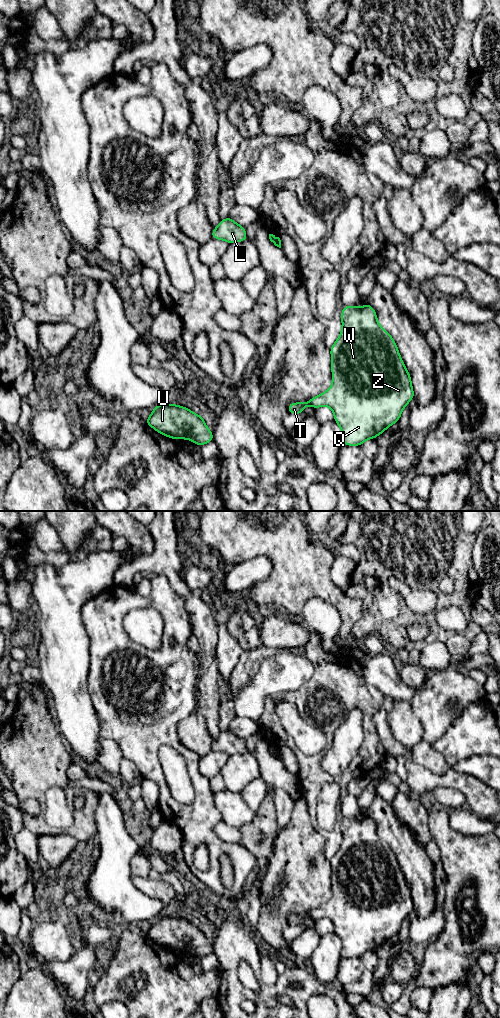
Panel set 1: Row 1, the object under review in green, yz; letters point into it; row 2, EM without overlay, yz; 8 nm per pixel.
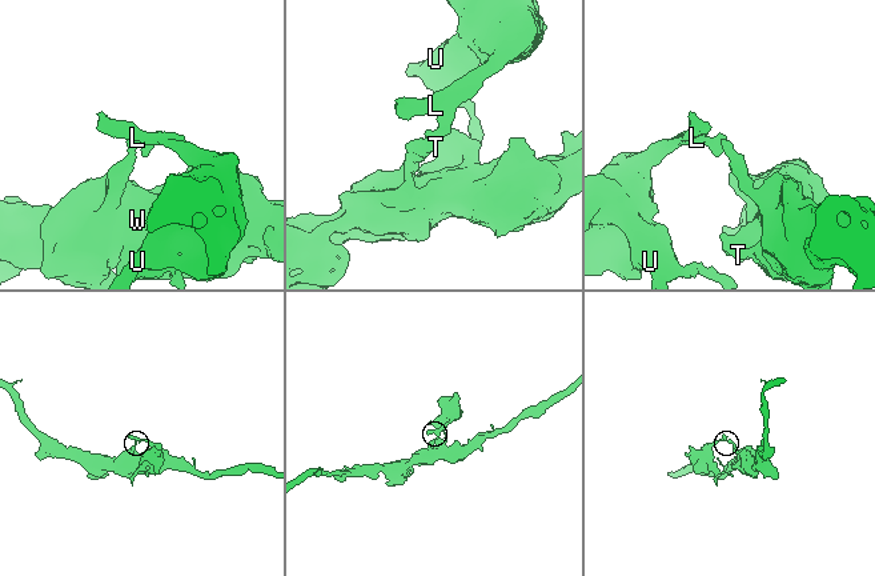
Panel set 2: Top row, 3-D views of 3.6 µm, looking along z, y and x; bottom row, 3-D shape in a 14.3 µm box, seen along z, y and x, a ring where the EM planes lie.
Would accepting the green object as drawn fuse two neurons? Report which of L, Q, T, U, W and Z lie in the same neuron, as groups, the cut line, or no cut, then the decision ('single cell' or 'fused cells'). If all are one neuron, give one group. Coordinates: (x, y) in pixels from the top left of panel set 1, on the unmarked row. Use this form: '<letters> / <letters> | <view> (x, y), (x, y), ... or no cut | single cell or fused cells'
L U / Q T W Z | yz (274, 747), (273, 755) | fused cells

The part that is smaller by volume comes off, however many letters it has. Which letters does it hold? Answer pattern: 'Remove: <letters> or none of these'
Remove: L, U

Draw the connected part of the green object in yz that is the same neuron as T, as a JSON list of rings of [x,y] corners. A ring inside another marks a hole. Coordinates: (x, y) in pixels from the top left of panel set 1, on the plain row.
[[[366,815],[358,820],[356,817],[344,817],[341,825],[342,842],[340,848],[330,860],[332,898],[322,906],[315,908],[307,914],[289,915],[289,926],[302,926],[304,920],[310,917],[314,921],[322,918],[331,920],[334,926],[334,933],[342,942],[342,953],[346,958],[361,958],[367,951],[375,951],[389,938],[399,933],[405,918],[414,910],[410,886],[392,848],[383,841],[376,829],[374,820]],[[374,860],[380,864],[380,876],[374,869]]]

